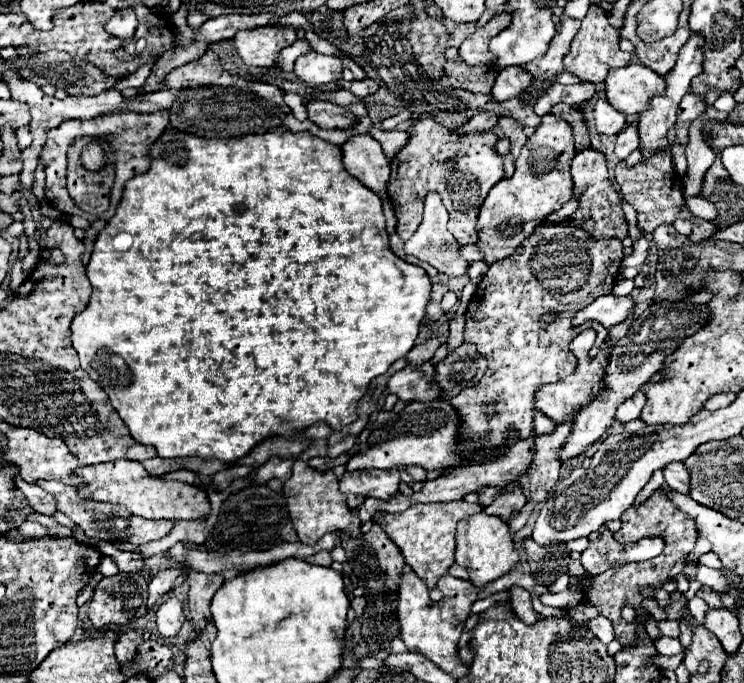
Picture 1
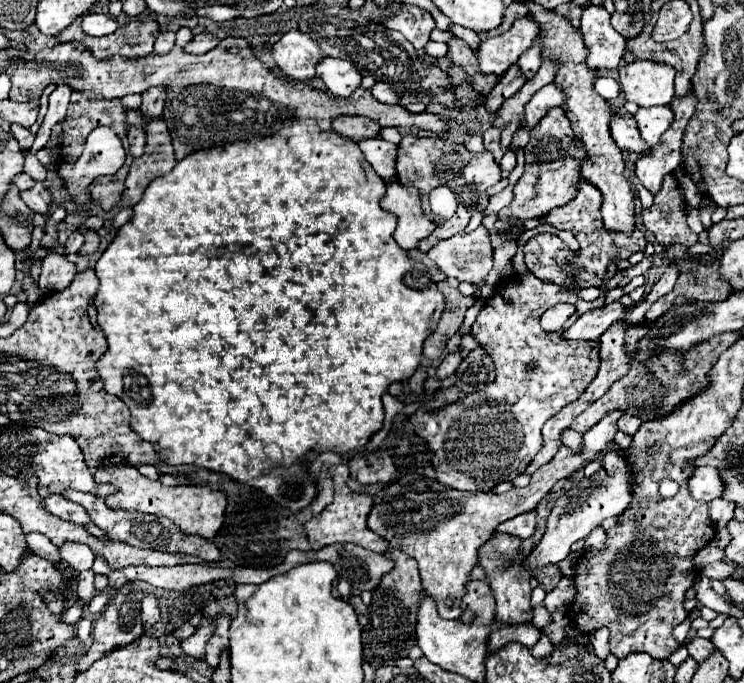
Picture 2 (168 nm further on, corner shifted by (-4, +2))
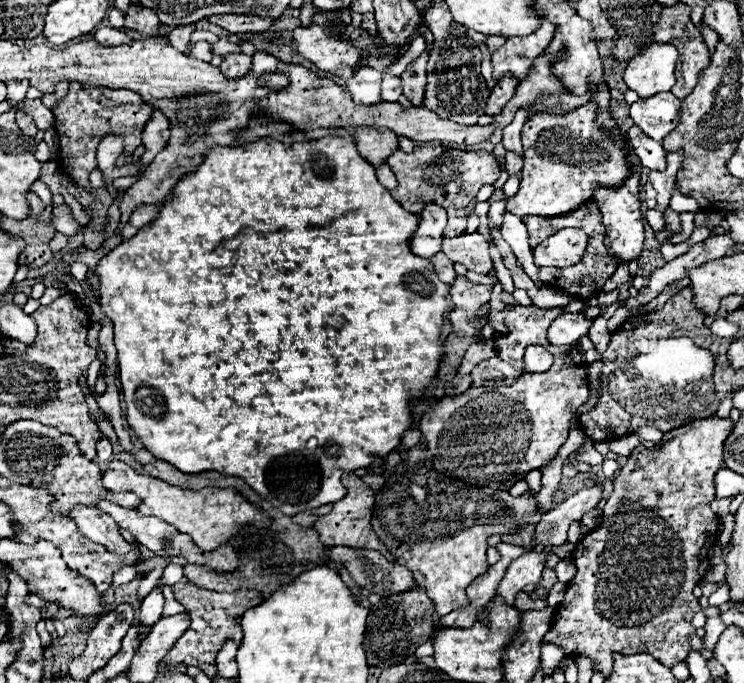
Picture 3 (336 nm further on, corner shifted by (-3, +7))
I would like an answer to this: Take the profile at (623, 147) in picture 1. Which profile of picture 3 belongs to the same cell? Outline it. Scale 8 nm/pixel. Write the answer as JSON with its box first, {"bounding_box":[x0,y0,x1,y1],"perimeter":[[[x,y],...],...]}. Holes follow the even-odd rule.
{"bounding_box":[630,93,680,141],"perimeter":[[[658,93],[650,99],[638,99],[630,107],[630,117],[648,137],[662,141],[678,125],[680,99],[672,93]]]}

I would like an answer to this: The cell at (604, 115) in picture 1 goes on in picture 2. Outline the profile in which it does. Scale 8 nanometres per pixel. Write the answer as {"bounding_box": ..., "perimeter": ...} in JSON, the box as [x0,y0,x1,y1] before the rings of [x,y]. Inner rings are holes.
{"bounding_box":[611,116,651,156],"perimeter":[[[613,116],[613,120],[611,120],[611,136],[613,136],[613,140],[617,142],[617,146],[621,150],[633,152],[637,156],[651,154],[651,146],[647,146],[647,142],[641,138],[633,118]]]}

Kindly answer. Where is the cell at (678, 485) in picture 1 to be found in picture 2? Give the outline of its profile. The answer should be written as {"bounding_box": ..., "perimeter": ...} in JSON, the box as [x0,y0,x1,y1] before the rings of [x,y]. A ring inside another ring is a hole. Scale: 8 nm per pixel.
{"bounding_box":[689,468,725,502],"perimeter":[[[695,468],[695,474],[689,482],[689,490],[695,500],[711,502],[711,500],[723,496],[725,482],[719,476],[719,470],[715,470],[715,468]]]}

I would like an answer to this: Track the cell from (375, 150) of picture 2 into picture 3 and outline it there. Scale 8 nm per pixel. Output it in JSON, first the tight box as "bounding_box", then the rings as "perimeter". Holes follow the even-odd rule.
{"bounding_box":[374,165,396,189],"perimeter":[[[378,165],[378,167],[374,167],[374,171],[376,171],[378,181],[380,181],[386,189],[394,189],[394,187],[396,187],[396,177],[394,177],[394,173],[392,173],[392,169],[390,169],[388,165]]]}

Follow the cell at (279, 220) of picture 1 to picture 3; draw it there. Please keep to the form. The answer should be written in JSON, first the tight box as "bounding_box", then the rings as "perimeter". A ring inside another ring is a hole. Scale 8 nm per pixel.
{"bounding_box":[92,131,450,513],"perimeter":[[[338,131],[338,135],[326,135],[322,139],[316,139],[316,141],[302,141],[302,143],[292,143],[292,145],[284,145],[282,141],[276,141],[276,139],[258,139],[254,143],[246,143],[246,145],[236,145],[236,147],[216,147],[216,149],[208,149],[204,153],[204,159],[202,163],[198,165],[196,171],[192,173],[186,173],[182,177],[178,177],[174,189],[172,189],[172,197],[166,199],[162,205],[160,205],[160,211],[158,211],[158,217],[154,217],[150,223],[146,223],[144,227],[138,229],[138,233],[130,239],[124,239],[118,247],[114,247],[108,255],[104,255],[100,261],[98,261],[98,267],[92,271],[98,279],[98,293],[100,293],[100,307],[102,307],[102,313],[114,323],[114,343],[116,343],[116,349],[118,349],[118,361],[120,361],[120,381],[122,381],[122,395],[124,395],[124,401],[126,401],[126,419],[128,419],[128,425],[134,429],[134,433],[138,435],[138,439],[144,443],[144,447],[158,459],[162,461],[168,461],[170,465],[174,465],[176,469],[184,471],[184,473],[200,473],[200,471],[218,471],[218,473],[224,473],[224,475],[236,475],[236,477],[242,477],[260,497],[264,499],[270,499],[270,501],[276,501],[278,505],[282,507],[290,507],[288,511],[290,513],[296,513],[296,511],[306,511],[306,509],[314,509],[314,507],[320,507],[324,503],[336,503],[342,493],[342,483],[340,483],[340,475],[342,473],[350,473],[350,471],[356,471],[356,469],[362,469],[366,465],[372,463],[372,455],[388,455],[392,449],[398,447],[400,439],[402,439],[402,433],[408,429],[412,417],[410,417],[410,409],[408,409],[408,399],[410,395],[414,397],[420,397],[426,389],[426,385],[430,383],[430,379],[436,375],[438,371],[438,359],[442,355],[442,341],[446,339],[446,335],[450,333],[450,321],[448,321],[448,313],[450,313],[450,293],[448,293],[448,285],[442,283],[438,279],[438,275],[434,273],[432,269],[432,263],[430,259],[422,259],[418,255],[414,255],[408,247],[408,241],[414,233],[418,225],[418,217],[410,211],[406,211],[400,203],[394,201],[394,197],[390,195],[390,191],[376,179],[374,175],[374,167],[356,151],[356,145],[354,145],[354,139],[350,137],[350,133],[342,133]],[[310,437],[316,437],[318,439],[318,447],[314,453],[308,453],[304,455],[304,447],[306,447],[306,441]]]}

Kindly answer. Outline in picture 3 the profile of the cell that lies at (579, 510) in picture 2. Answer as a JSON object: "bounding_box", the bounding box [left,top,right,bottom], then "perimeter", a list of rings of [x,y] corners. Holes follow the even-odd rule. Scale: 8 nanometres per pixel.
{"bounding_box":[496,549,550,605],"perimeter":[[[532,549],[510,563],[510,567],[496,591],[498,595],[504,597],[506,605],[514,605],[514,597],[518,591],[522,591],[524,585],[528,585],[528,583],[538,585],[540,583],[548,553],[550,553],[550,549],[540,549],[540,551]]]}

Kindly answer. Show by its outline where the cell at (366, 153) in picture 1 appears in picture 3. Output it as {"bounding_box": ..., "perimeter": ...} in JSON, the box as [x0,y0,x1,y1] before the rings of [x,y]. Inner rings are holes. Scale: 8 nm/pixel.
{"bounding_box":[410,203,446,257],"perimeter":[[[428,203],[418,215],[418,229],[410,239],[410,249],[418,257],[432,257],[440,251],[440,243],[446,227],[446,209],[436,203]]]}

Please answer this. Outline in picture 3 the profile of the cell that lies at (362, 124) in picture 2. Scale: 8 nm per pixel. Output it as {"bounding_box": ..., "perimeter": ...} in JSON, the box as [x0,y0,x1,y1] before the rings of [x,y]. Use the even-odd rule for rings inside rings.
{"bounding_box":[354,129,398,165],"perimeter":[[[356,129],[354,133],[358,153],[372,165],[380,165],[398,147],[396,135],[390,129]]]}

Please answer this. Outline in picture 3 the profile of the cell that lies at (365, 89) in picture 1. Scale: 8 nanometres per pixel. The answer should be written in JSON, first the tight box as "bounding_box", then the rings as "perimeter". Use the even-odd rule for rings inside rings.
{"bounding_box":[400,30,434,105],"perimeter":[[[430,30],[424,31],[422,34],[422,37],[426,41],[426,49],[422,52],[422,54],[420,55],[420,57],[418,57],[418,59],[414,59],[414,61],[412,61],[412,63],[410,63],[410,65],[408,65],[408,69],[406,69],[406,71],[404,71],[404,73],[402,73],[402,75],[400,75],[400,79],[402,79],[402,95],[406,95],[406,99],[410,99],[410,103],[412,103],[412,105],[422,105],[422,99],[424,99],[424,87],[426,87],[426,66],[427,66],[427,62],[429,59],[429,55],[426,50],[427,50],[428,45],[434,41],[434,36]]]}

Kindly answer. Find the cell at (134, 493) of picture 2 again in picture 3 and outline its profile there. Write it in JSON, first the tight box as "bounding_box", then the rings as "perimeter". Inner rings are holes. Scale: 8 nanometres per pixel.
{"bounding_box":[104,463,270,551],"perimeter":[[[110,463],[108,471],[104,473],[104,485],[106,487],[110,485],[108,487],[110,491],[134,491],[142,501],[136,507],[136,513],[154,515],[154,517],[160,517],[162,521],[174,525],[180,533],[190,535],[202,551],[212,551],[218,545],[226,543],[238,531],[238,525],[246,525],[246,523],[270,525],[270,517],[262,509],[250,505],[232,487],[228,487],[228,489],[204,487],[200,491],[182,489],[182,487],[174,487],[162,479],[138,473],[138,471],[134,471],[134,467],[130,467],[126,463]]]}

